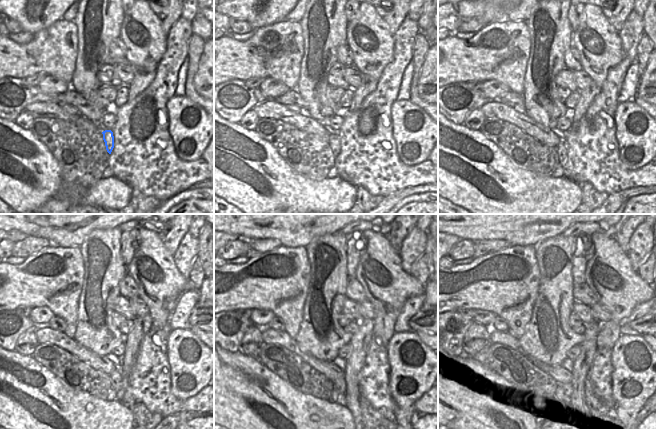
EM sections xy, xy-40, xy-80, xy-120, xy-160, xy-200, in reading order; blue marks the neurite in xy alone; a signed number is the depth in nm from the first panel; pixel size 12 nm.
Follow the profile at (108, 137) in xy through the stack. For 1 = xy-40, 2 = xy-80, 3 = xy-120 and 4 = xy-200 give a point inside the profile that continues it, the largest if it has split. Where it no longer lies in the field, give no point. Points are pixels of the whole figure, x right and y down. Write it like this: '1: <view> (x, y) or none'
1: xy-40 (335, 145)
2: xy-80 (561, 148)
3: xy-120 (115, 377)
4: xy-200 (565, 388)

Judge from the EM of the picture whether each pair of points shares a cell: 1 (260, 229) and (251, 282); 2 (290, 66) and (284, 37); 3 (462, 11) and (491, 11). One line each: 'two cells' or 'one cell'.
1: two cells
2: one cell
3: one cell

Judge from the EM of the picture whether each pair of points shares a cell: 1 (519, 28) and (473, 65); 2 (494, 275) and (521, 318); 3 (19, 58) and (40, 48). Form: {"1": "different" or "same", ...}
{"1": "same", "2": "same", "3": "same"}

